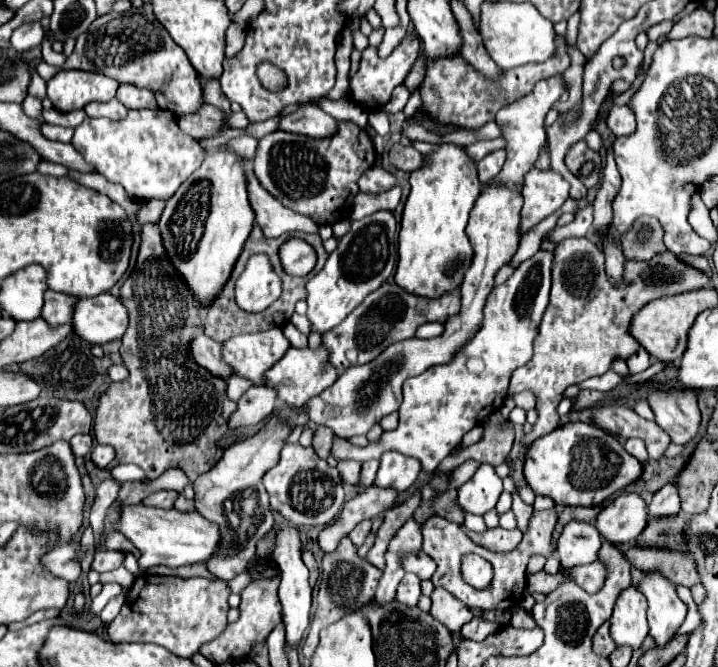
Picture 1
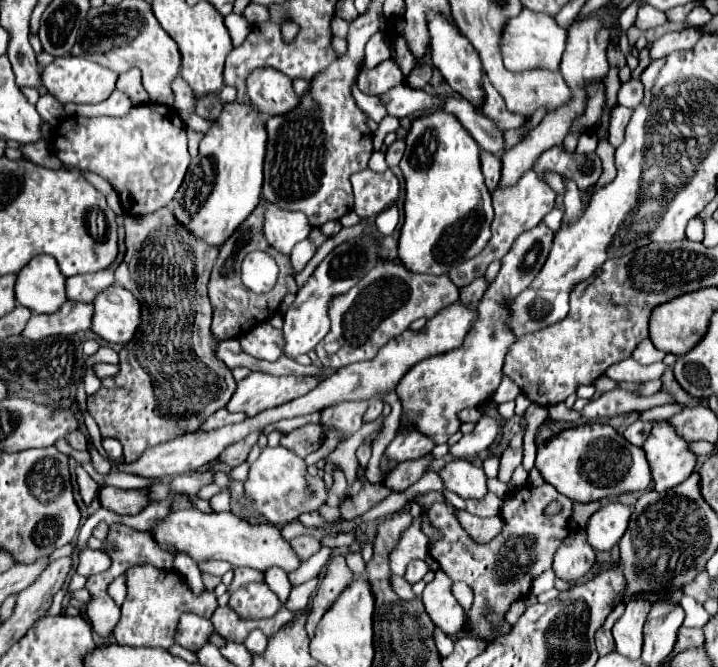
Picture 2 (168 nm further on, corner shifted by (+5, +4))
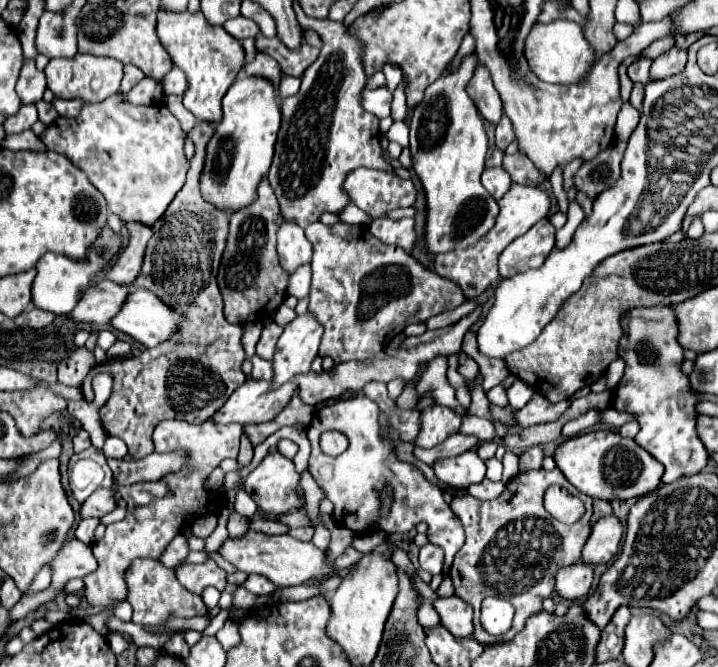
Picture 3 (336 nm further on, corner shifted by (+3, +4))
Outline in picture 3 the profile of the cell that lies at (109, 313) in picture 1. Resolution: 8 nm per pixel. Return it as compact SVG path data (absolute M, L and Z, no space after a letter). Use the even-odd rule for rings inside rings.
M133 289L123 305L123 309L115 315L115 319L111 321L111 325L117 331L123 331L127 335L131 335L135 341L143 343L145 347L157 347L159 343L167 341L173 333L177 333L177 329L181 327L185 315L175 311L171 305L163 303L155 293L147 291L147 289Z

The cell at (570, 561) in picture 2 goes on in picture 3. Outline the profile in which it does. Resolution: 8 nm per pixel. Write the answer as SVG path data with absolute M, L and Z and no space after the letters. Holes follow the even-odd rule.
M571 565L571 569L561 569L557 573L555 591L563 601L579 603L591 593L593 585L593 569L589 565Z

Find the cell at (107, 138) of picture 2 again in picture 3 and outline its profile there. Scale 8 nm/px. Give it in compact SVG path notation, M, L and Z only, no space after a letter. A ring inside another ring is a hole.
M115 93L101 103L83 105L75 119L55 119L41 135L41 141L47 149L63 153L79 165L107 199L111 213L119 215L123 223L151 227L183 187L189 169L183 153L185 133L165 105L137 107L123 101L121 95Z

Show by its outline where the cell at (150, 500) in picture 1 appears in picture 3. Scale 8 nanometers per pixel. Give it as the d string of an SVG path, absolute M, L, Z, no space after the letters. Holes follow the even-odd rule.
M97 489L95 493L91 493L79 509L79 515L85 517L97 517L101 519L105 513L115 509L115 497L111 497L111 489Z

